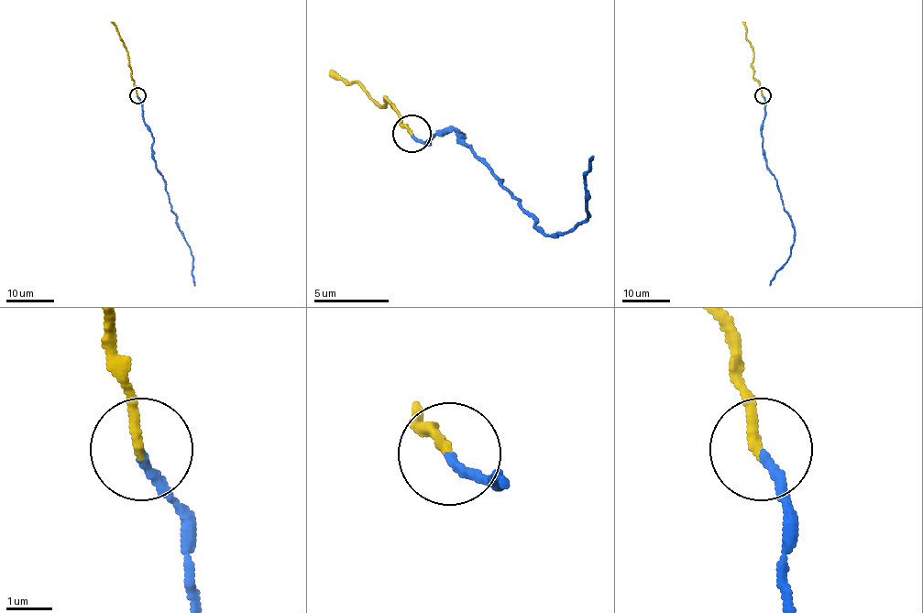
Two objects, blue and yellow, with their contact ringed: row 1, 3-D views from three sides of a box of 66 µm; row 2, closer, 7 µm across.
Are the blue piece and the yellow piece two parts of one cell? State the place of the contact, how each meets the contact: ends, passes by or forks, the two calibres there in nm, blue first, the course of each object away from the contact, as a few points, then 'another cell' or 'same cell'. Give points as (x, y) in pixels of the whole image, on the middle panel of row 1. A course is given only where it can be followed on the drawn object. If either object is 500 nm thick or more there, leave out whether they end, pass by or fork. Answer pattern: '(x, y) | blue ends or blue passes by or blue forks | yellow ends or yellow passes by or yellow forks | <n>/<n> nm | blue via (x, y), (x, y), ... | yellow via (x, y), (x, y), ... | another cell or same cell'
(412, 134) | blue ends | yellow ends | 200/220 nm | blue via (412, 133), (423, 140), (462, 133), (457, 133), (544, 235), (564, 235), (586, 220), (586, 174), (594, 156) | yellow via (412, 133), (386, 99), (382, 106), (359, 83), (345, 83), (330, 69) | same cell

